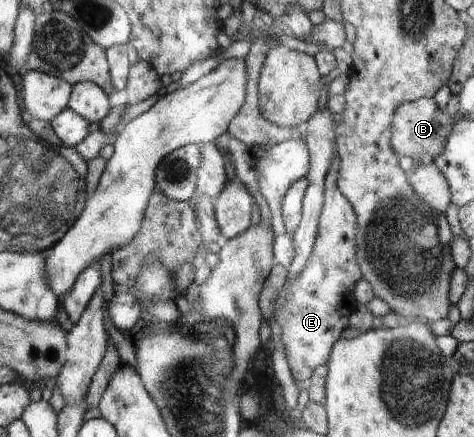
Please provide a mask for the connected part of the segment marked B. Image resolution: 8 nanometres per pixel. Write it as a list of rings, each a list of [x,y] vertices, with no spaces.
[[[422,97],[396,108],[389,128],[391,146],[401,157],[410,156],[419,161],[433,159],[444,152],[446,136],[452,132],[452,127],[453,117],[442,110],[433,98]]]

